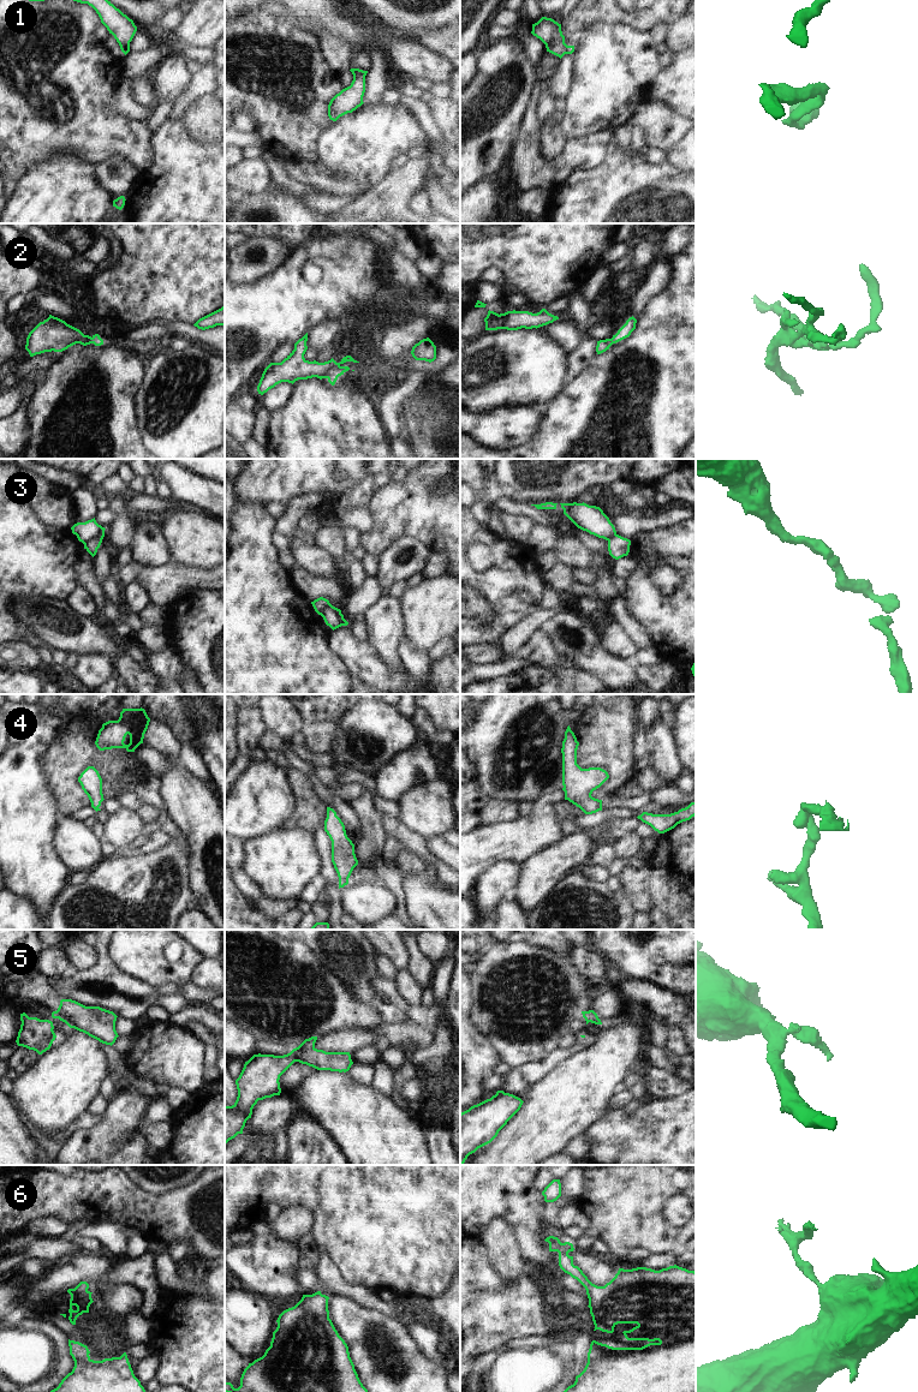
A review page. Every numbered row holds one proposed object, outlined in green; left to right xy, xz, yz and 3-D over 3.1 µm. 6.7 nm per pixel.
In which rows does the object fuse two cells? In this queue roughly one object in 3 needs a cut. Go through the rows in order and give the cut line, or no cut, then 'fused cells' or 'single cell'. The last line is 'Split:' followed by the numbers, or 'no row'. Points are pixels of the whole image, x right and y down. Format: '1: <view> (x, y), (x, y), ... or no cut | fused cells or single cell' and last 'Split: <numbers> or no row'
1: no cut | single cell
2: yz (610, 339), (613, 342) | fused cells
3: xy (101, 538), (94, 538), (84, 544) | fused cells
4: no cut | single cell
5: xz (291, 1051), (296, 1061) | fused cells
6: no cut | single cell
Split: 2, 3, 5

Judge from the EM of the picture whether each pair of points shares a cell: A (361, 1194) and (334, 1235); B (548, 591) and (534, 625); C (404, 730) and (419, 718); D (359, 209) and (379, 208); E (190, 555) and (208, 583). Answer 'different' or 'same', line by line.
A: same
B: different
C: different
D: same
E: different

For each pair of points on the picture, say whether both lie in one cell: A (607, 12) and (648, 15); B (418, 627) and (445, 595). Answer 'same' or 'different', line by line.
A: same
B: same

